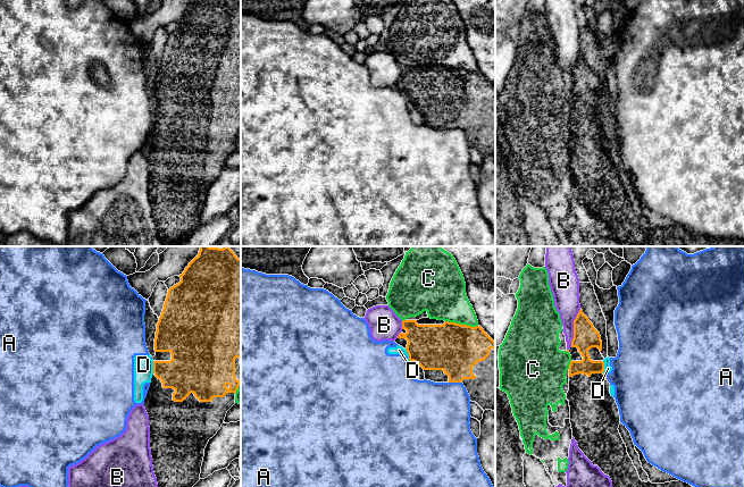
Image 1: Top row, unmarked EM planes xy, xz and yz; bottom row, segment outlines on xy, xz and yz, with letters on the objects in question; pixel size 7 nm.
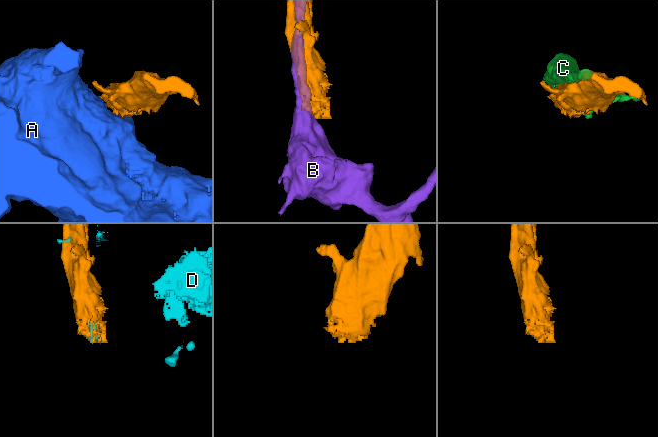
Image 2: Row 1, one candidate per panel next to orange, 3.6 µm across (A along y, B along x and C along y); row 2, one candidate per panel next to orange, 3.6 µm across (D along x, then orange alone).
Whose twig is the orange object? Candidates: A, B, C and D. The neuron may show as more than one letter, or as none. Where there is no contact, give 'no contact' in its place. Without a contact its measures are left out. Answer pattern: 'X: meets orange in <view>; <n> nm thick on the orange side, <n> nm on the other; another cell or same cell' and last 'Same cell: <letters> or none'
A: meets orange in xz; 360 nm thick on the orange side, 440 nm on the other; another cell
B: meets orange in yz; 180 nm thick on the orange side, 190 nm on the other; another cell
C: meets orange in xz; 360 nm thick on the orange side, 320 nm on the other; another cell
D: meets orange in yz; 160 nm thick on the orange side, 60 nm on the other; another cell
Same cell: none

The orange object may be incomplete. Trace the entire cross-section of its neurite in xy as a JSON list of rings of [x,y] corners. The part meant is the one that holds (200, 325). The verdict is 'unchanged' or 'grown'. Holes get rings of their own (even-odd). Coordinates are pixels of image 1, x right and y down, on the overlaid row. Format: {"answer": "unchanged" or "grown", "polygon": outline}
{"answer": "grown", "polygon": [[[200,246],[199,254],[189,263],[182,275],[181,282],[168,289],[167,297],[154,338],[156,355],[153,360],[153,375],[144,400],[144,408],[149,415],[150,448],[153,472],[158,487],[193,487],[200,480],[204,448],[224,423],[227,411],[235,404],[235,393],[241,385],[241,259],[228,247],[223,249]]]}

